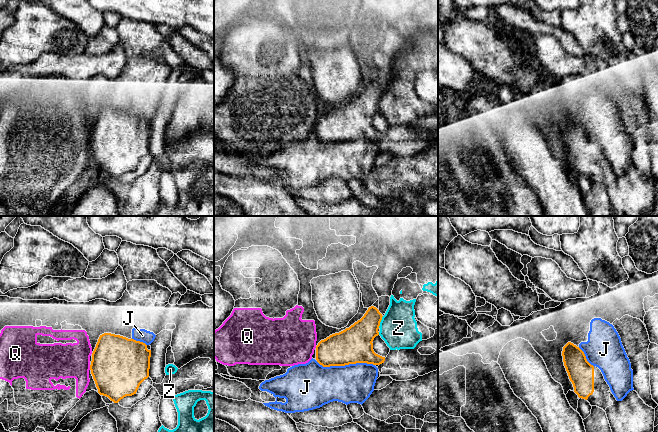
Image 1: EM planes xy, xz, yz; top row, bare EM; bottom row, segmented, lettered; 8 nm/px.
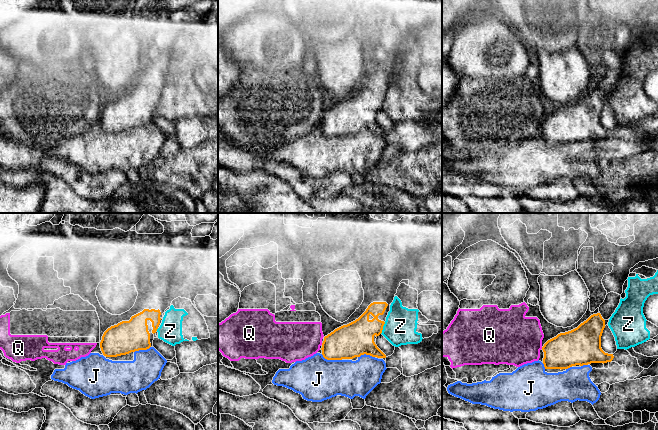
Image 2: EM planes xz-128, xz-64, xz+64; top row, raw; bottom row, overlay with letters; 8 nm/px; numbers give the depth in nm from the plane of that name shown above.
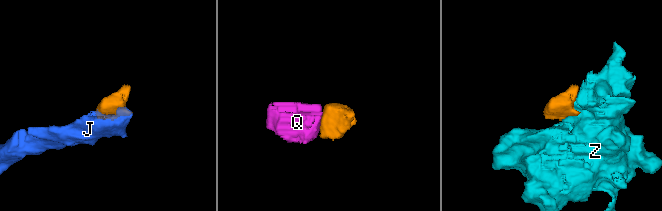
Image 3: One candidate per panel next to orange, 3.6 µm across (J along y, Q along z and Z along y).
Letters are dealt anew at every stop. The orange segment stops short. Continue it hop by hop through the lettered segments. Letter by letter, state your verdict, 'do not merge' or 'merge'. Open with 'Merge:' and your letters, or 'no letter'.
Merge: no letter
J: do not merge
Q: do not merge
Z: do not merge

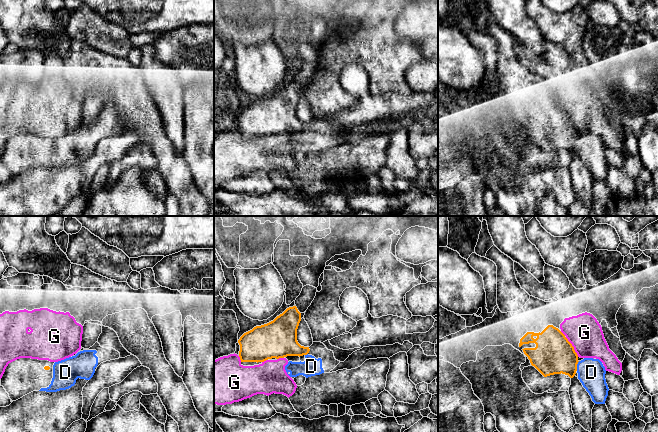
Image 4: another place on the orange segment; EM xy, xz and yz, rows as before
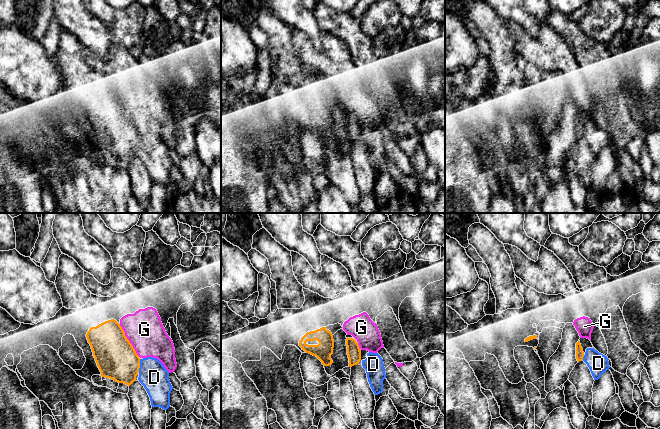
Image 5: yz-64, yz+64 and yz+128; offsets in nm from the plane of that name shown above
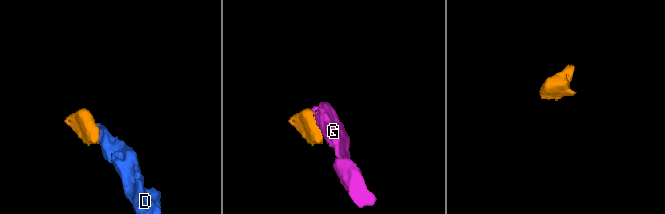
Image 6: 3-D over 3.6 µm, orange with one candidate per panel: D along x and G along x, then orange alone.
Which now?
Merge: D
D: merge
G: do not merge

